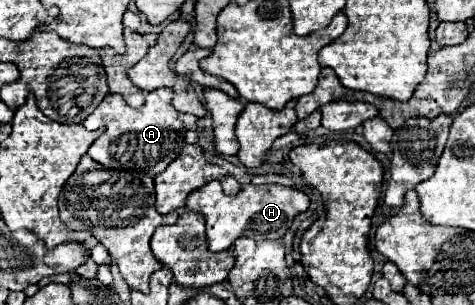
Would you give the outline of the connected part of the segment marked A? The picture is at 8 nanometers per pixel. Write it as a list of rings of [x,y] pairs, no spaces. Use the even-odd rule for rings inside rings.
[[[158,88],[148,92],[146,104],[136,110],[130,108],[116,94],[108,94],[98,108],[82,122],[88,130],[106,128],[104,134],[88,148],[88,156],[106,168],[122,168],[126,172],[160,174],[184,148],[184,126],[172,106],[172,88]]]

